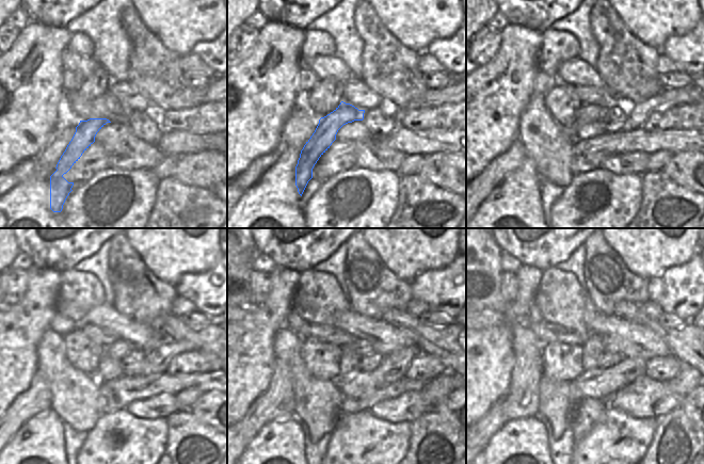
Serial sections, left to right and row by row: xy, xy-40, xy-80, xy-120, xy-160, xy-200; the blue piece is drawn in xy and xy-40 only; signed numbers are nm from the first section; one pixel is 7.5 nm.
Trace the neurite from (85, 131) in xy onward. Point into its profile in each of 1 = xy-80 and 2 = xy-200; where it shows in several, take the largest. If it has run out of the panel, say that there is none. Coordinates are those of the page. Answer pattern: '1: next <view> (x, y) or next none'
1: next xy-80 (587, 113)
2: next xy-200 (609, 346)

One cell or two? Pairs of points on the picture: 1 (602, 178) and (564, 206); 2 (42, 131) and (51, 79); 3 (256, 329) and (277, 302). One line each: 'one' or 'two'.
1: one
2: one
3: one

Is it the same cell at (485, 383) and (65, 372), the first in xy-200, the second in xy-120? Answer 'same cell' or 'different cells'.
different cells

